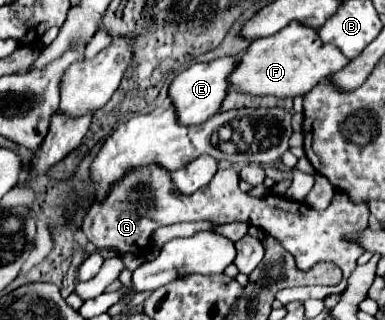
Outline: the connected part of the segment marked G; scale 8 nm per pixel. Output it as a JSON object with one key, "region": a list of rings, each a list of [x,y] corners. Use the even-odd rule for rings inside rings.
{"region":[[[137,169],[137,173],[129,173],[121,185],[113,187],[113,193],[105,199],[105,205],[93,205],[83,219],[81,229],[87,239],[97,249],[111,249],[117,255],[125,253],[145,253],[155,229],[163,225],[173,225],[181,221],[215,221],[219,225],[231,221],[247,221],[255,227],[261,227],[269,235],[273,235],[281,245],[295,257],[297,267],[301,271],[309,271],[319,261],[331,261],[343,271],[341,285],[335,287],[299,287],[299,289],[281,289],[277,293],[279,301],[307,301],[307,299],[325,299],[331,293],[343,293],[347,289],[347,279],[351,271],[357,267],[359,255],[365,249],[351,241],[349,233],[361,233],[367,227],[369,209],[367,205],[353,205],[345,193],[335,193],[331,205],[323,211],[307,209],[305,203],[291,201],[283,195],[267,195],[257,199],[249,197],[239,189],[239,175],[233,169],[217,171],[205,189],[185,197],[173,189],[169,181],[169,171],[165,169]],[[173,191],[173,203],[171,203]]]}

